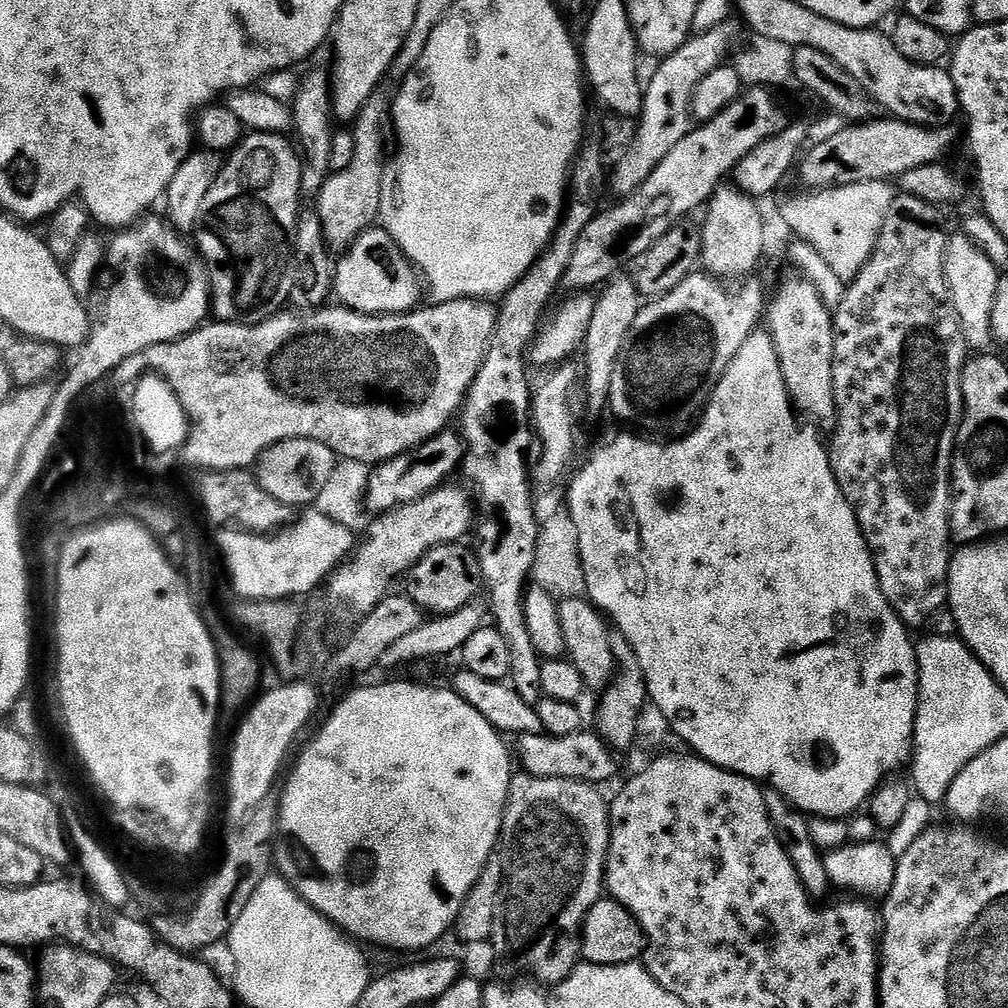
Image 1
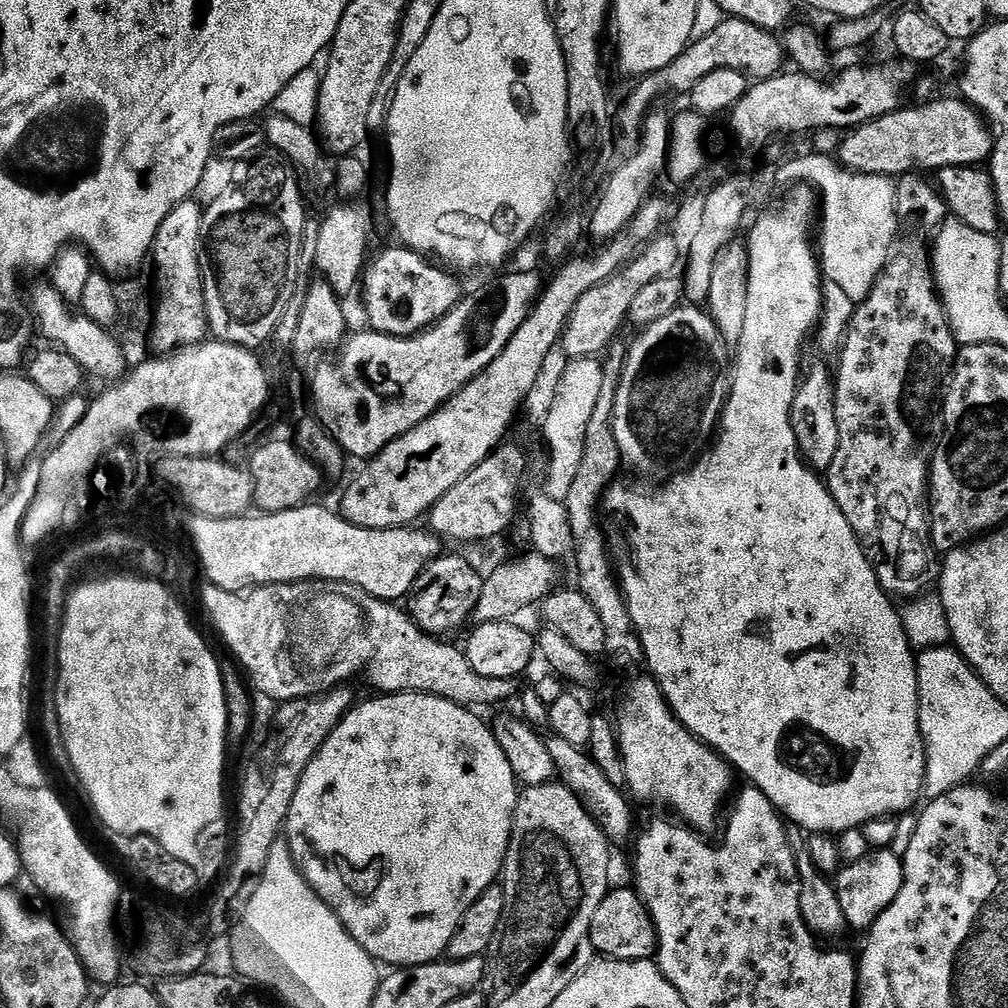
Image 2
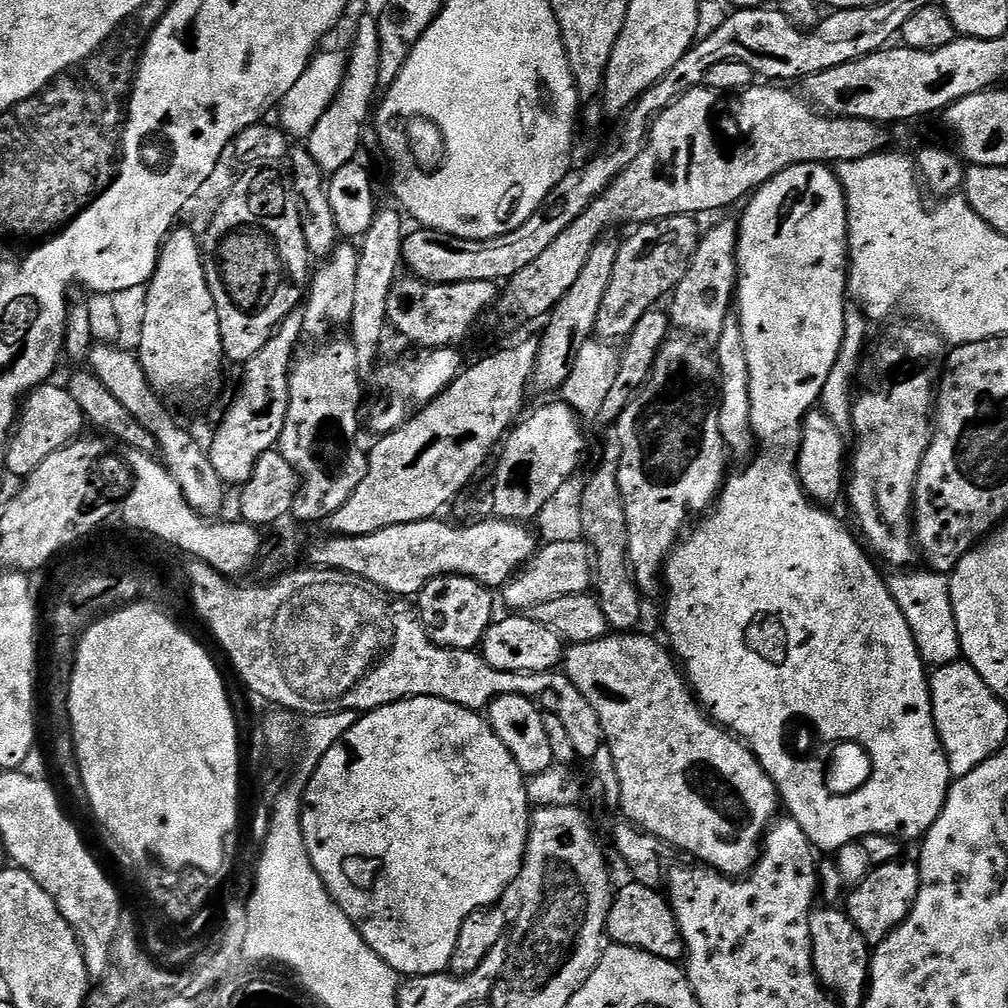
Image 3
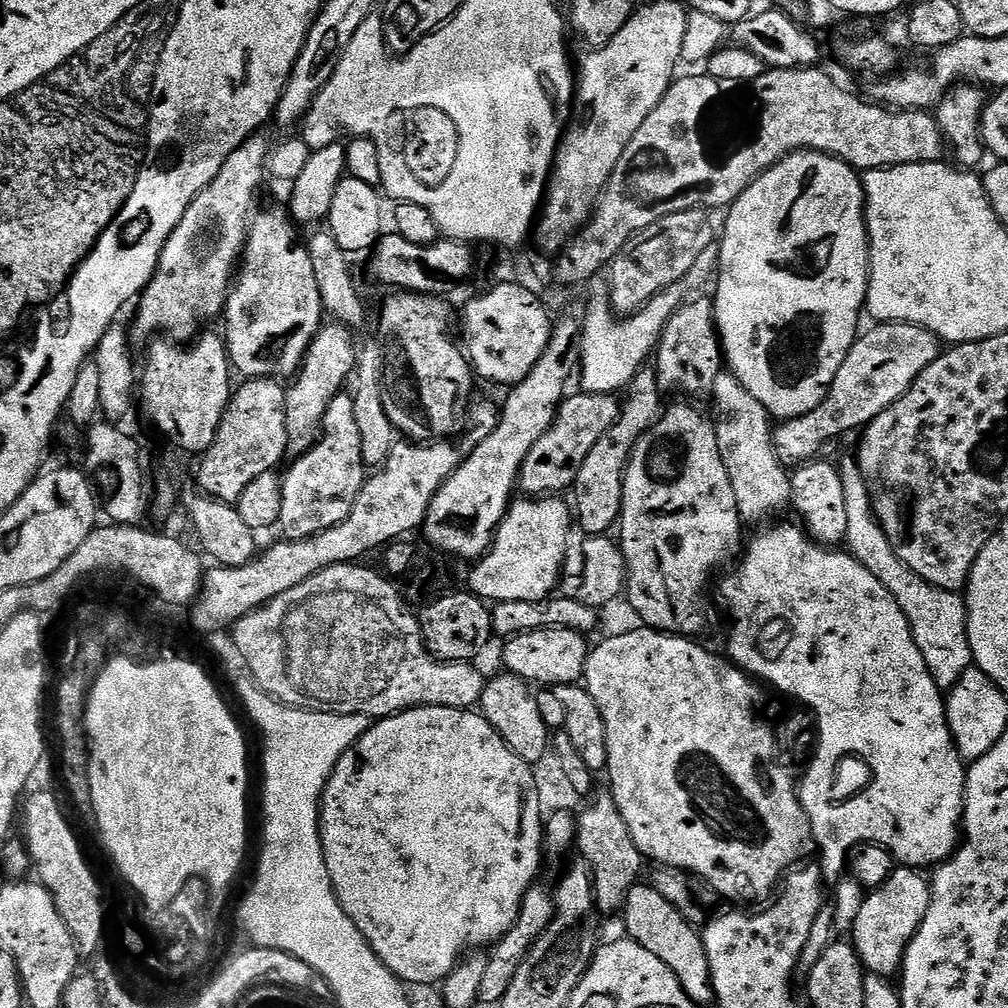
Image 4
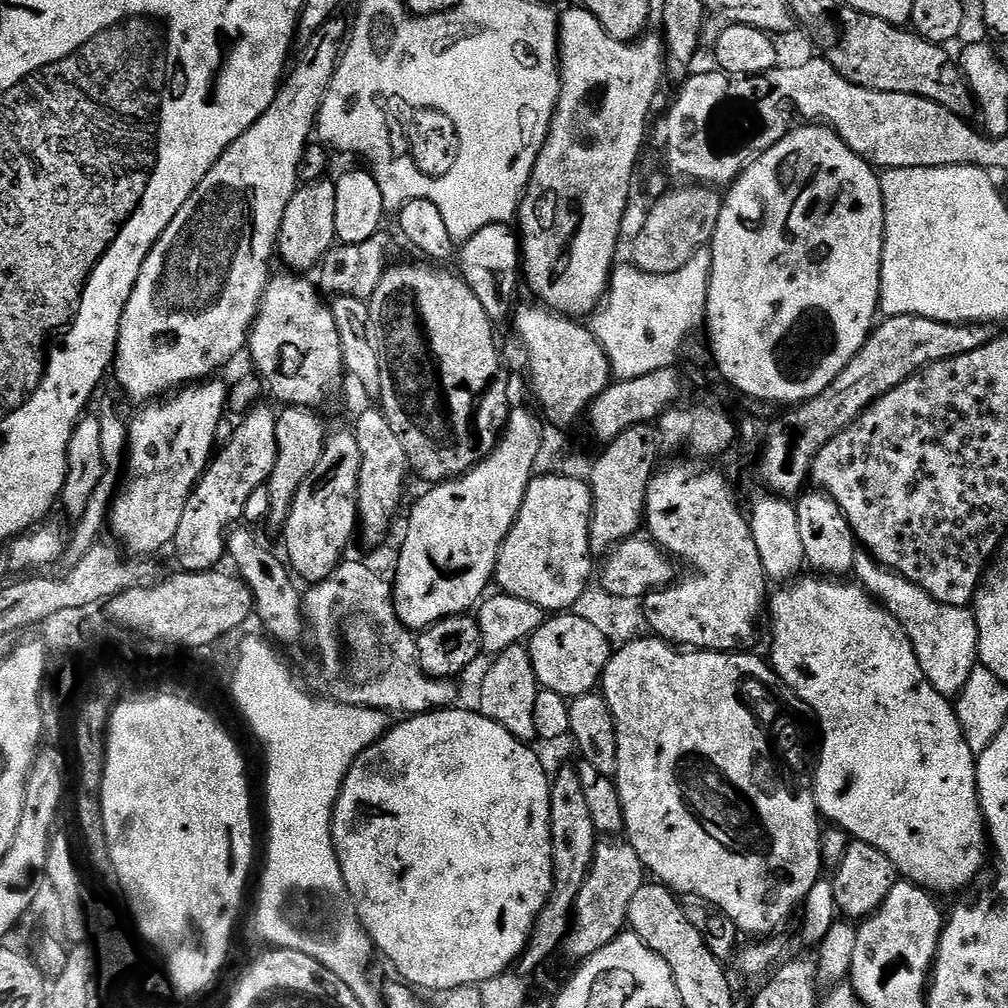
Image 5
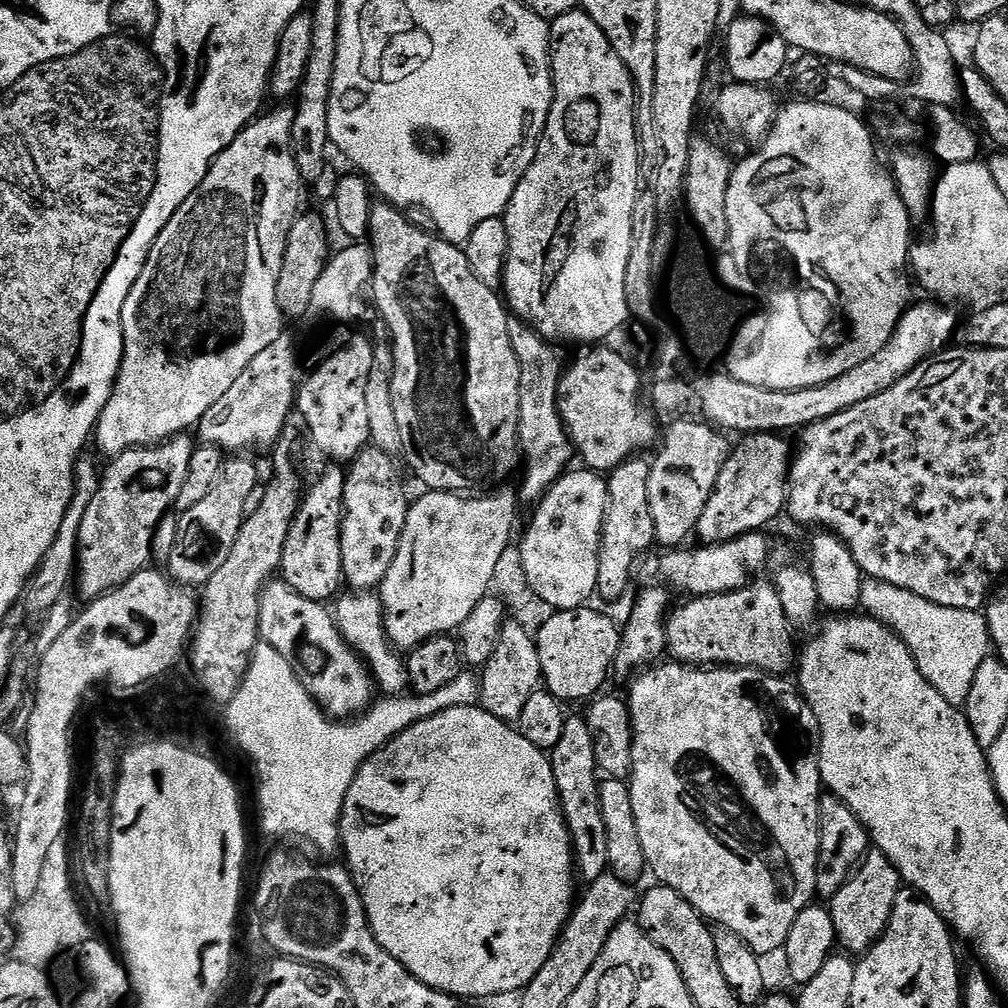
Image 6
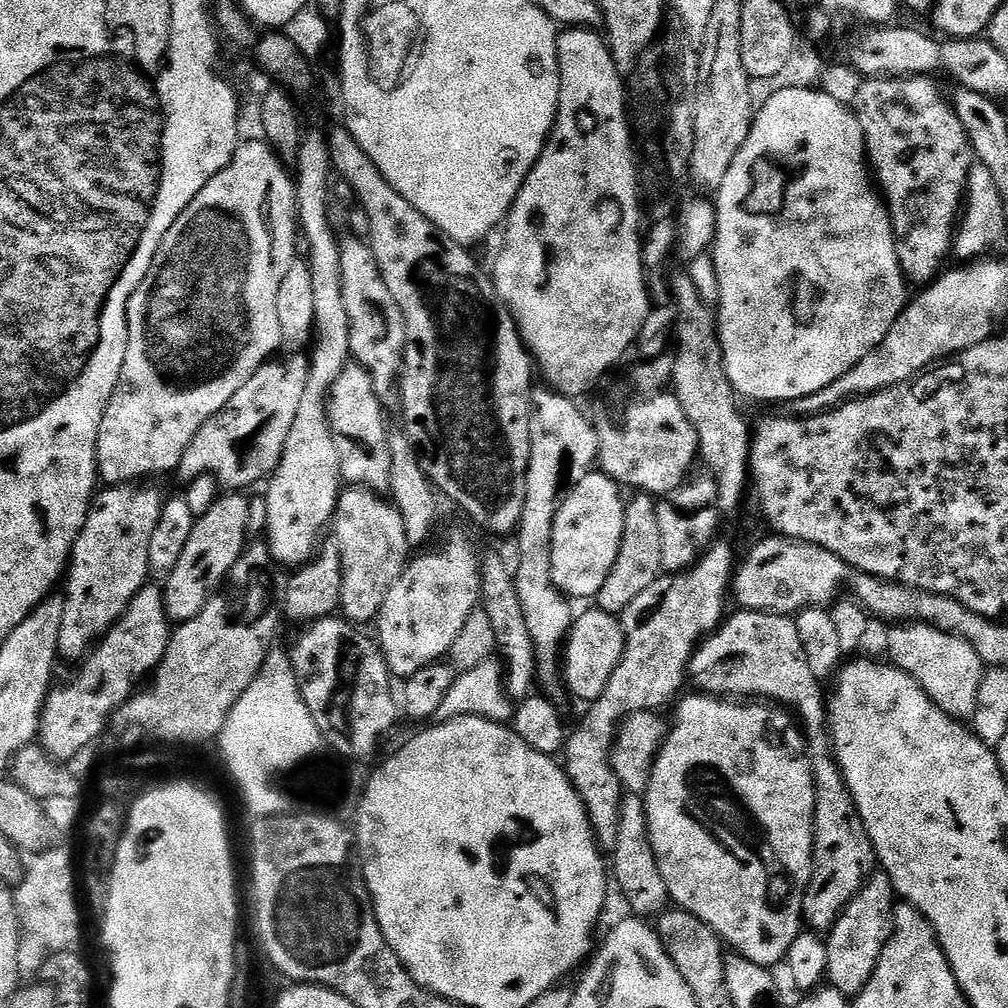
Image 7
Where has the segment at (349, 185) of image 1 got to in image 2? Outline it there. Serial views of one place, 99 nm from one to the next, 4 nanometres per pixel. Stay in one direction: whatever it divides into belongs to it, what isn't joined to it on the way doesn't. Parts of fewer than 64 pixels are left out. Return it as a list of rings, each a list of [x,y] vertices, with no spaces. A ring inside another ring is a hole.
[[[340,202],[319,221],[320,229],[314,237],[316,244],[315,269],[330,282],[338,294],[357,291],[366,267],[368,252],[368,235],[372,232],[372,212],[360,202]]]

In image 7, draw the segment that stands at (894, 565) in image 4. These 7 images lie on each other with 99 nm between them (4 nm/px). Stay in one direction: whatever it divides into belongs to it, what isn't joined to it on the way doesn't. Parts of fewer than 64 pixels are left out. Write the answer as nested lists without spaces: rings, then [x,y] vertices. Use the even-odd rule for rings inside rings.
[[[912,622],[893,628],[896,629],[888,636],[887,659],[910,673],[947,716],[961,722],[971,718],[978,702],[978,686],[986,671],[986,665],[978,658],[978,650],[960,636],[951,636],[930,624]]]

